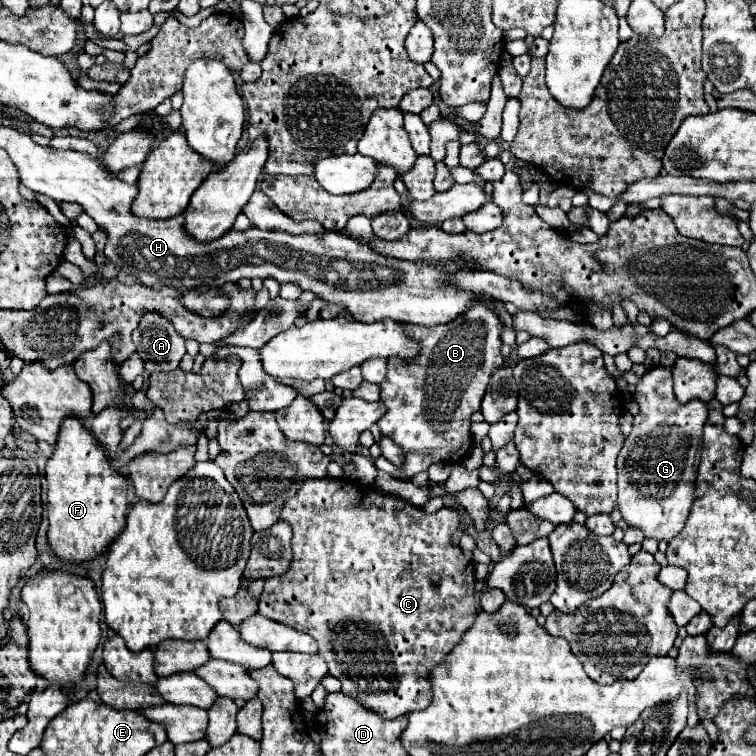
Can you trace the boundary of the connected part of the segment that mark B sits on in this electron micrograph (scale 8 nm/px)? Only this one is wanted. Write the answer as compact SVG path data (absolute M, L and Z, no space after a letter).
M475 300L463 314L455 320L439 326L419 326L419 324L401 324L409 340L419 344L419 354L411 360L391 358L387 360L387 376L381 382L381 402L387 406L385 416L377 422L383 436L389 436L403 452L403 464L399 472L405 478L427 470L435 462L461 462L471 450L471 414L479 410L481 396L491 380L491 374L501 368L501 332L503 322L483 300Z

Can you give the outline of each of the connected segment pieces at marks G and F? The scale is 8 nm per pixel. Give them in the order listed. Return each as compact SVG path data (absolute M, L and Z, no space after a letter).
M669 368L647 370L633 396L641 410L617 458L619 510L627 526L639 528L645 538L669 542L683 530L693 502L707 408L699 400L677 404Z
M67 416L61 422L59 440L53 456L47 460L45 476L49 482L49 544L53 552L69 562L91 560L115 540L125 528L129 478L111 466L105 446L97 436L83 426L77 416Z

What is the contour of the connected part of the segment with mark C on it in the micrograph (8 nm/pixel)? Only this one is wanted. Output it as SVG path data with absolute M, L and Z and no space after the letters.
M325 476L325 478L305 478L301 482L299 492L283 504L279 520L291 524L293 528L293 540L291 540L293 562L283 576L273 576L265 580L265 588L259 598L259 612L275 622L287 624L299 632L307 632L309 636L313 636L319 644L319 656L325 658L329 666L329 674L341 680L341 692L355 698L363 708L373 710L383 718L397 718L397 716L405 716L409 712L423 710L425 706L429 706L429 682L427 682L429 668L445 660L445 654L451 652L451 648L457 644L461 634L473 624L479 612L477 598L475 598L475 566L463 556L461 548L451 542L451 536L463 526L461 512L457 508L443 506L441 510L429 514L423 508L413 506L405 498L399 498L393 494L391 496L379 494L373 488L361 486L349 478Z

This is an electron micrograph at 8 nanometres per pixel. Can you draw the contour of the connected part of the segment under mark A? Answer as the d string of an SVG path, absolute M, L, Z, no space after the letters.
M145 312L133 330L137 354L145 362L147 372L169 372L179 366L185 354L185 338L175 330L171 320L157 312Z

